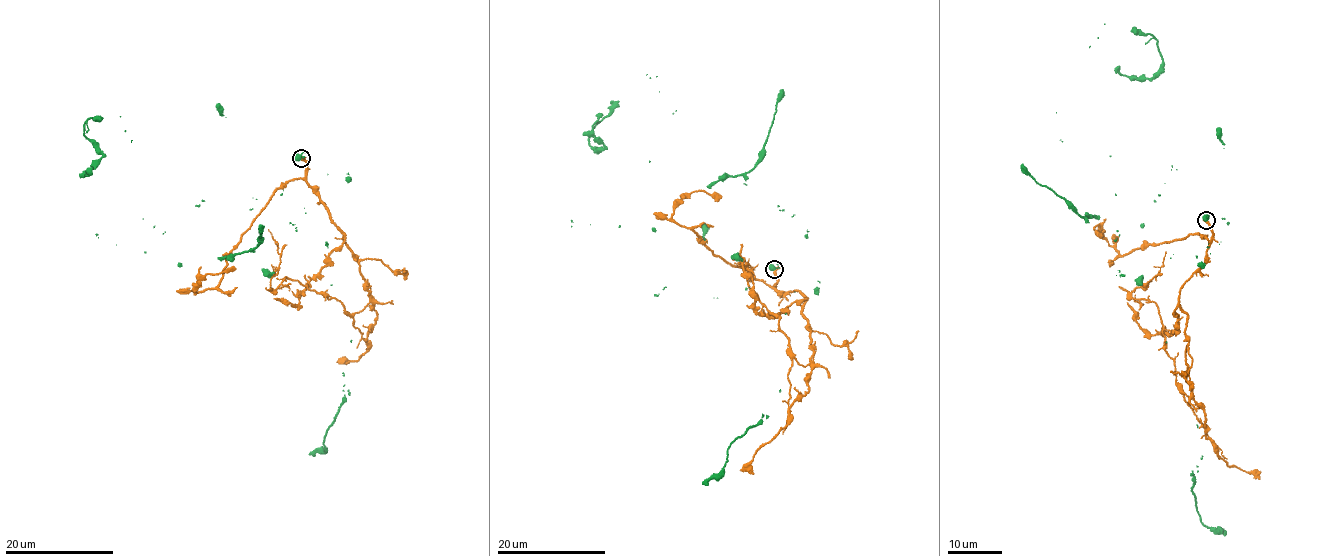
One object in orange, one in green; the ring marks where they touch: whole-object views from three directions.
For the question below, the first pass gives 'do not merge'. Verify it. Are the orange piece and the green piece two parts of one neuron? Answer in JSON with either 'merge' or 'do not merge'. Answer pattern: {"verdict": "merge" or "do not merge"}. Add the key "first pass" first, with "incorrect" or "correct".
{"first pass": "correct", "verdict": "do not merge"}

